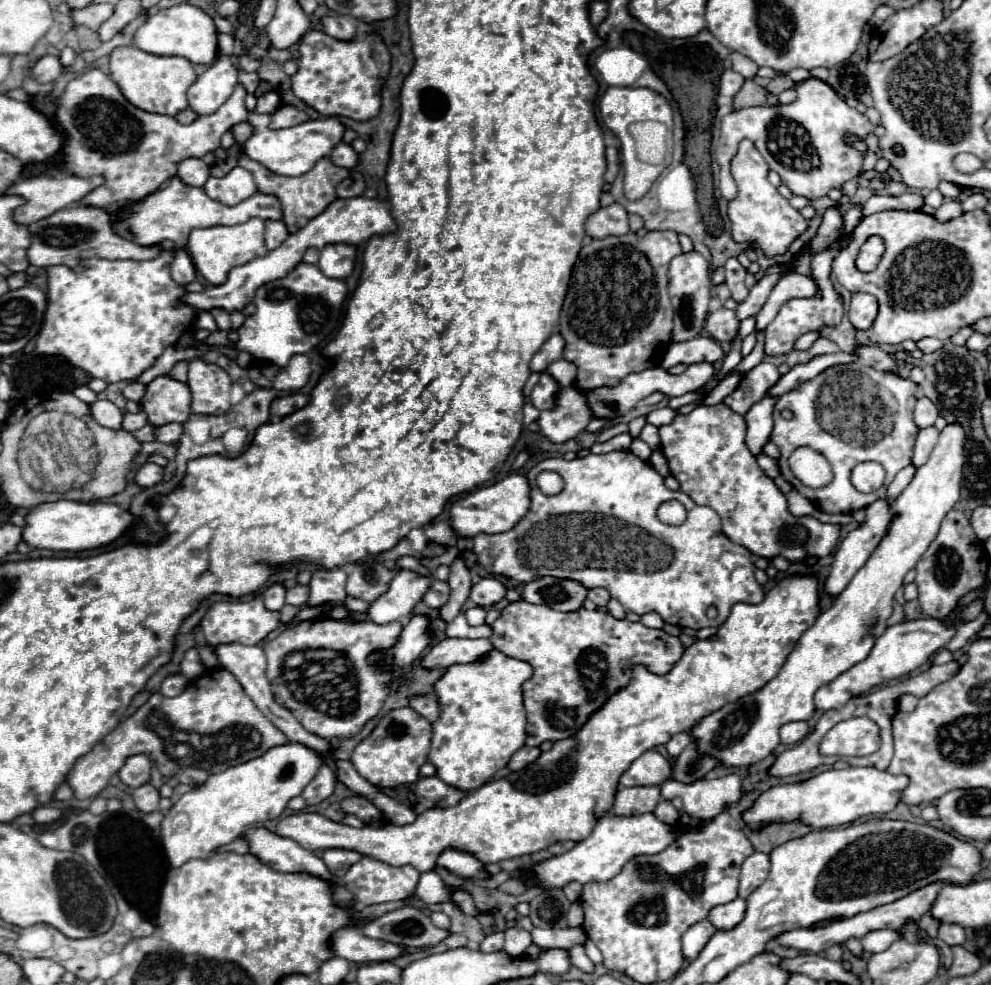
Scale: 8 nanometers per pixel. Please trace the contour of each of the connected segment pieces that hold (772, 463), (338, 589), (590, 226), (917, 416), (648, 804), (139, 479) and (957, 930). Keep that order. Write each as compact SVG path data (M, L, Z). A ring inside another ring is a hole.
M764 454L758 456L758 464L760 464L760 468L764 470L764 474L770 476L770 478L776 478L776 476L780 474L776 460L772 460L772 458L764 458Z
M318 570L312 574L310 582L310 600L308 606L320 606L328 602L342 602L346 598L346 570Z
M616 202L606 208L598 208L586 220L586 234L592 238L628 234L628 212Z
M920 396L918 402L916 402L916 408L914 408L914 424L922 430L922 428L930 428L934 426L938 418L938 408L934 406L932 400Z
M634 786L634 788L622 788L616 794L614 812L620 816L632 816L632 814L644 814L652 812L660 802L660 786Z
M142 464L134 476L134 482L142 488L150 488L162 480L162 468L156 464Z
M942 922L940 928L938 928L938 940L942 940L948 946L958 946L958 944L966 942L966 934L964 934L962 926Z

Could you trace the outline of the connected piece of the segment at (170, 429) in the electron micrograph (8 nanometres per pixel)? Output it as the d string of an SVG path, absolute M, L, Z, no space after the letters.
M164 424L164 426L154 426L154 436L160 442L168 442L168 444L176 444L182 436L182 424Z

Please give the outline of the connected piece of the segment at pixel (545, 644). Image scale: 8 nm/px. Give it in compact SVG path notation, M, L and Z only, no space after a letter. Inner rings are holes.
M526 600L502 608L500 618L492 624L492 636L488 640L496 650L528 662L534 670L532 678L522 686L528 716L528 746L540 746L546 740L556 742L576 734L578 724L584 724L608 696L628 684L634 664L644 664L648 670L664 674L684 652L676 636L646 628L642 622L616 620L610 612L590 612L586 608L556 612Z

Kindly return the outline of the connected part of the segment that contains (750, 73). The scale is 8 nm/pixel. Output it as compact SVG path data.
M732 52L730 54L730 64L744 78L754 78L756 72L758 72L758 66L750 58L746 58L744 54L740 54L740 52Z

